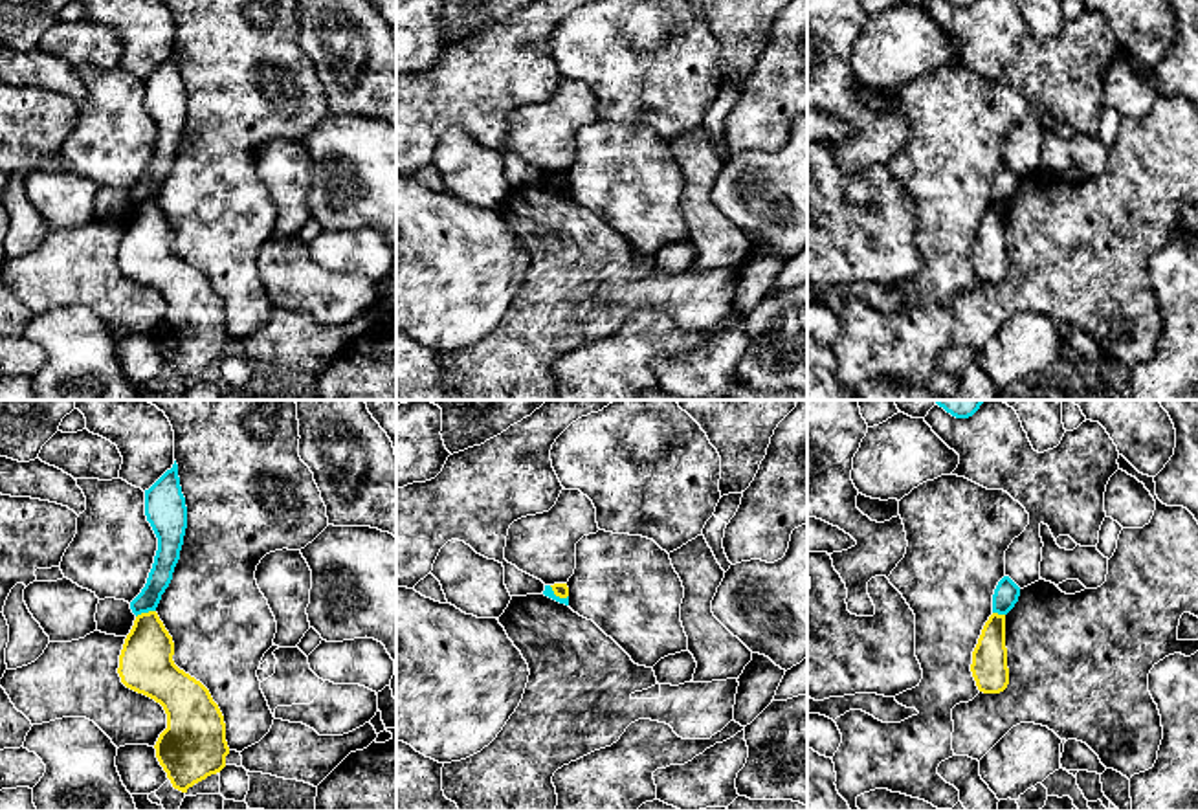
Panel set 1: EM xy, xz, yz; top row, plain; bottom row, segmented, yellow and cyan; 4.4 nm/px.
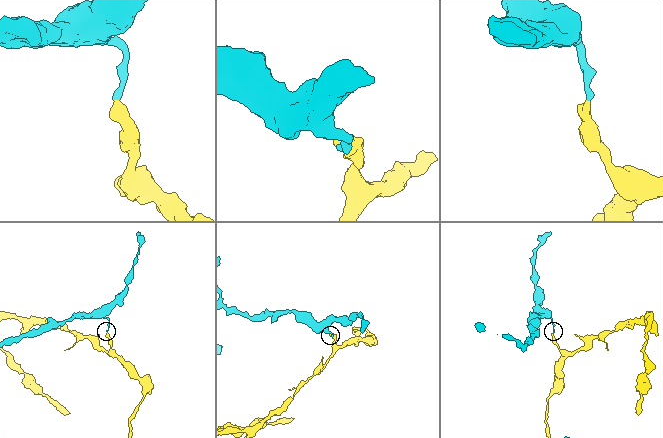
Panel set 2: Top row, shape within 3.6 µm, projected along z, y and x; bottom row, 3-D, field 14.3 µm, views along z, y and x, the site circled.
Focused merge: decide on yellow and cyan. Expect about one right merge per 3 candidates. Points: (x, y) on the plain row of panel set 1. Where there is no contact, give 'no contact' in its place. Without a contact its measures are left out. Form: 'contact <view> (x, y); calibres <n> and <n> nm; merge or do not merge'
contact xy (145, 202); calibres 240 and 100 nm; do not merge

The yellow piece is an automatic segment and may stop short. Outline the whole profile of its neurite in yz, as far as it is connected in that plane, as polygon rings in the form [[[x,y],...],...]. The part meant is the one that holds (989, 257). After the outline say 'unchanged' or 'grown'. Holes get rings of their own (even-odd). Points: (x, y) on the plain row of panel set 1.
[[[993,202],[985,211],[972,240],[971,261],[983,283],[1000,283],[1007,277],[1005,204]]]; unchanged

